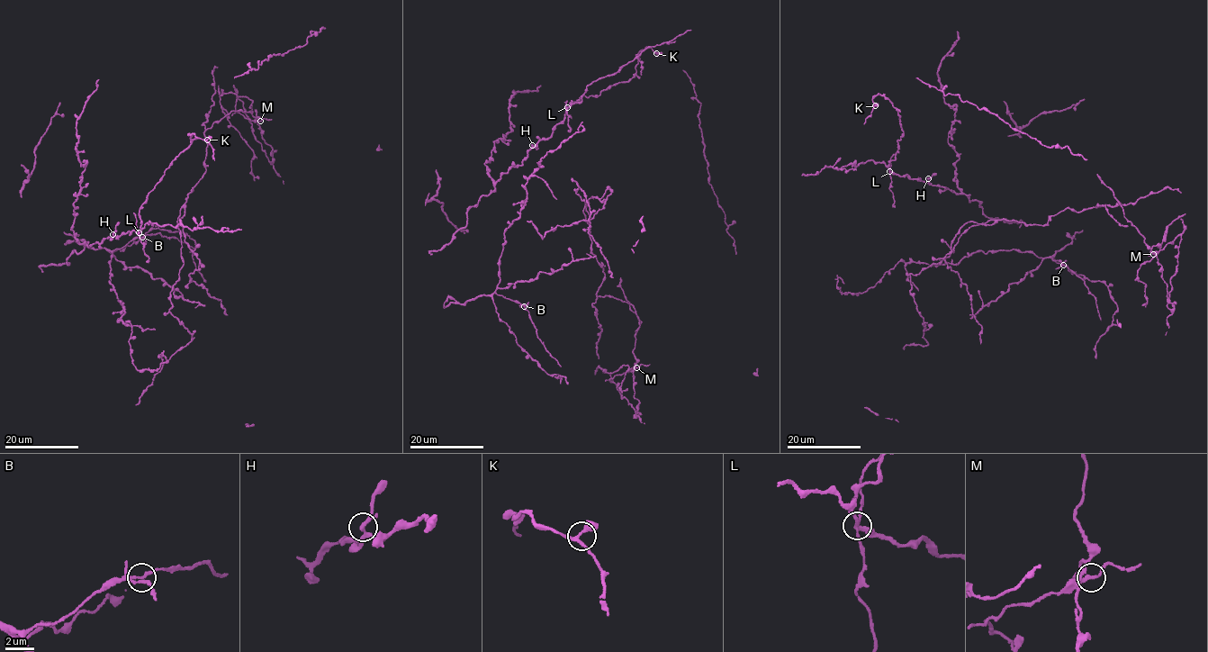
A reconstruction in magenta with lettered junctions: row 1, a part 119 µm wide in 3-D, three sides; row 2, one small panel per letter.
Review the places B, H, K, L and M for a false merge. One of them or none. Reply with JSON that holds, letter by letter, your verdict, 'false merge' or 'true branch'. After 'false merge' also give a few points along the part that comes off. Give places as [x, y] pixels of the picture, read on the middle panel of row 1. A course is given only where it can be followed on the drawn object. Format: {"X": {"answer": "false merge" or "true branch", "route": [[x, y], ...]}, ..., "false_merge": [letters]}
{"B": {"answer": "true branch"}, "H": {"answer": "true branch"}, "K": {"answer": "true branch"}, "L": {"answer": "false merge", "route": [[567, 107], [567, 125], [571, 129], [568, 131]]}, "M": {"answer": "true branch"}, "false_merge": ["L"]}

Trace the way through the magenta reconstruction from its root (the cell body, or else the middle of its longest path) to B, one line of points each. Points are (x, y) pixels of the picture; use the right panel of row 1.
B: (1014, 249), (1059, 259), (1063, 265)

